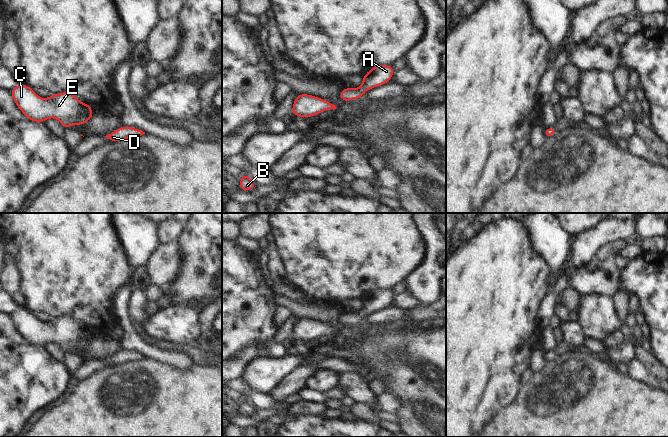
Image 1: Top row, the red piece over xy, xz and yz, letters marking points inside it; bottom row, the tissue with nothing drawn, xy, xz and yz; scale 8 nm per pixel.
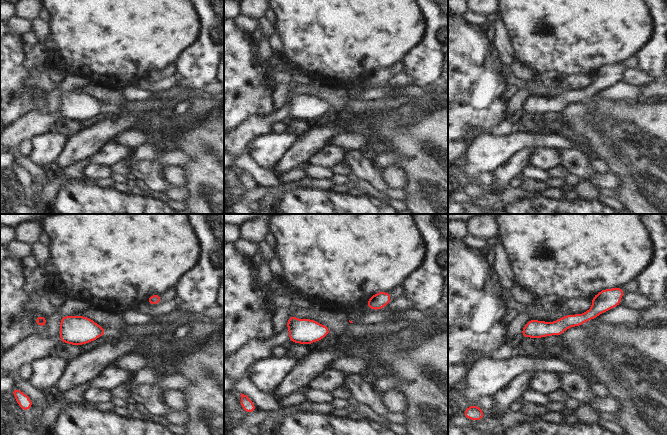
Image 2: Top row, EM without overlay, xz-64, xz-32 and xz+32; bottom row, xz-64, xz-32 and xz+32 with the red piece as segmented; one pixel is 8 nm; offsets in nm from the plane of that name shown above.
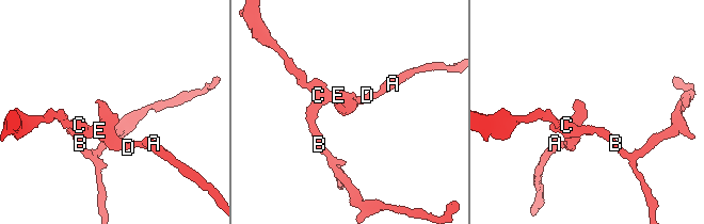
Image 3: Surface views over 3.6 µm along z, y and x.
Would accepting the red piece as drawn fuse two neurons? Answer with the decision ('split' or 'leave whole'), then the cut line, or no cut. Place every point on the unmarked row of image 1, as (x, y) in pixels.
leave whole | no cut

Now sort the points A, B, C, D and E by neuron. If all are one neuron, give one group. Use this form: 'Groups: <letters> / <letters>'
Groups: A B C D E

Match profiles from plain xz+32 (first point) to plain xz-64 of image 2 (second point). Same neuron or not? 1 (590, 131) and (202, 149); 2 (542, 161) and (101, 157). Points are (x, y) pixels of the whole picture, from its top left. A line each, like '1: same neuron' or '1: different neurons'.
1: same neuron
2: same neuron

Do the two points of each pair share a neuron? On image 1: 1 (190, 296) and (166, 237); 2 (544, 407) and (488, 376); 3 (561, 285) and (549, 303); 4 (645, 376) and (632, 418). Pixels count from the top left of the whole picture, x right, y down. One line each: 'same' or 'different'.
1: different
2: different
3: same
4: different

